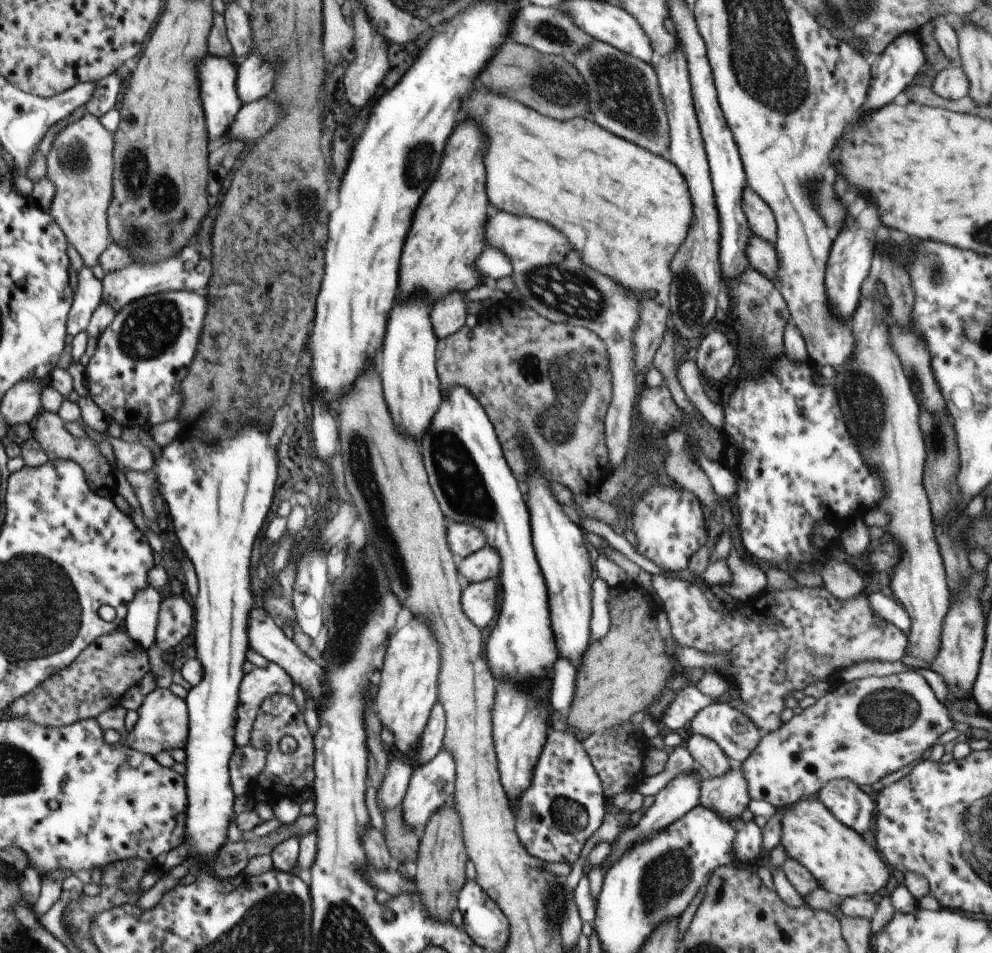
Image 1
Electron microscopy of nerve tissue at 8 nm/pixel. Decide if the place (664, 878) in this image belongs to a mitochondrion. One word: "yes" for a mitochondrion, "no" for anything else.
yes

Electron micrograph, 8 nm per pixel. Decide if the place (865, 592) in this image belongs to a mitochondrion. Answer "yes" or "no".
no

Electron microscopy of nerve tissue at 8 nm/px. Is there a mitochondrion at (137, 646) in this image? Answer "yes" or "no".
no

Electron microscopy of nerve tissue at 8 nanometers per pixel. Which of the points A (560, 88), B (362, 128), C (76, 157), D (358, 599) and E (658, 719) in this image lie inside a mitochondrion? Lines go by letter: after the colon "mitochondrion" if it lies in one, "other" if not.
A: mitochondrion
B: other
C: mitochondrion
D: mitochondrion
E: other

